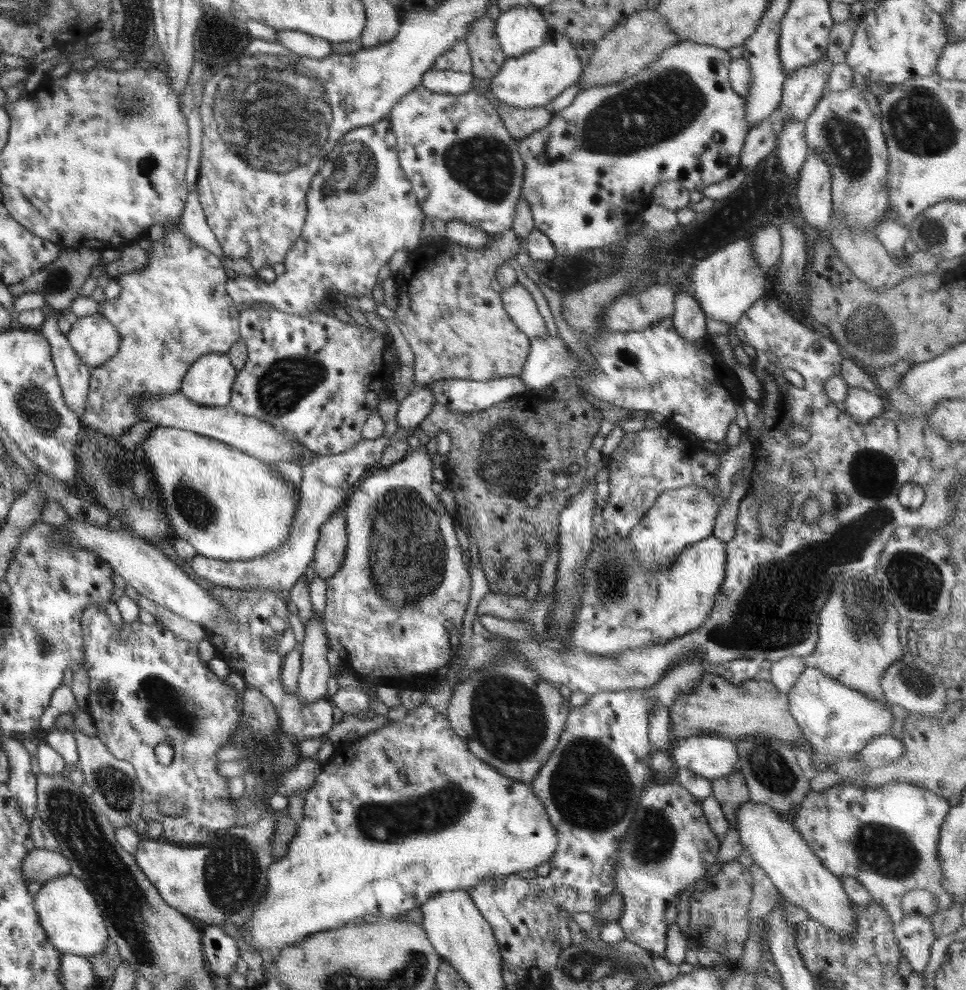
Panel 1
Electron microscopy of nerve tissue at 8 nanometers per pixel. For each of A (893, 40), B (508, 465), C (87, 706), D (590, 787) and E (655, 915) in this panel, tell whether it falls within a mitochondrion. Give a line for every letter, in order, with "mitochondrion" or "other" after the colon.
A: other
B: mitochondrion
C: other
D: mitochondrion
E: other

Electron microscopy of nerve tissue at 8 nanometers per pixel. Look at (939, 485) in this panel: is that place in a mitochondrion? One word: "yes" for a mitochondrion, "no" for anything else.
no

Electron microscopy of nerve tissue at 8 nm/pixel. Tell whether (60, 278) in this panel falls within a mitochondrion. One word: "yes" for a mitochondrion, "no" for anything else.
yes

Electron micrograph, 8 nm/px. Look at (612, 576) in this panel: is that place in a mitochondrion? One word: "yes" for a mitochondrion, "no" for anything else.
yes

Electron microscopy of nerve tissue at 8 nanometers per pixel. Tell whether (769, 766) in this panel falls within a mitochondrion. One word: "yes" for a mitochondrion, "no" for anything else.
yes

